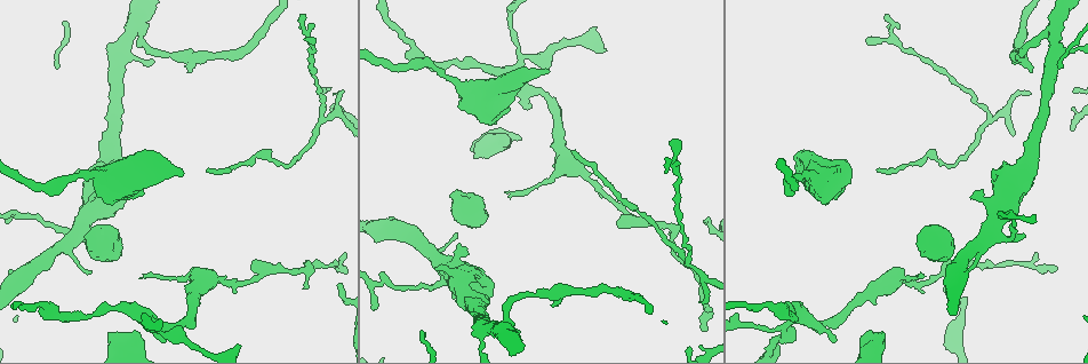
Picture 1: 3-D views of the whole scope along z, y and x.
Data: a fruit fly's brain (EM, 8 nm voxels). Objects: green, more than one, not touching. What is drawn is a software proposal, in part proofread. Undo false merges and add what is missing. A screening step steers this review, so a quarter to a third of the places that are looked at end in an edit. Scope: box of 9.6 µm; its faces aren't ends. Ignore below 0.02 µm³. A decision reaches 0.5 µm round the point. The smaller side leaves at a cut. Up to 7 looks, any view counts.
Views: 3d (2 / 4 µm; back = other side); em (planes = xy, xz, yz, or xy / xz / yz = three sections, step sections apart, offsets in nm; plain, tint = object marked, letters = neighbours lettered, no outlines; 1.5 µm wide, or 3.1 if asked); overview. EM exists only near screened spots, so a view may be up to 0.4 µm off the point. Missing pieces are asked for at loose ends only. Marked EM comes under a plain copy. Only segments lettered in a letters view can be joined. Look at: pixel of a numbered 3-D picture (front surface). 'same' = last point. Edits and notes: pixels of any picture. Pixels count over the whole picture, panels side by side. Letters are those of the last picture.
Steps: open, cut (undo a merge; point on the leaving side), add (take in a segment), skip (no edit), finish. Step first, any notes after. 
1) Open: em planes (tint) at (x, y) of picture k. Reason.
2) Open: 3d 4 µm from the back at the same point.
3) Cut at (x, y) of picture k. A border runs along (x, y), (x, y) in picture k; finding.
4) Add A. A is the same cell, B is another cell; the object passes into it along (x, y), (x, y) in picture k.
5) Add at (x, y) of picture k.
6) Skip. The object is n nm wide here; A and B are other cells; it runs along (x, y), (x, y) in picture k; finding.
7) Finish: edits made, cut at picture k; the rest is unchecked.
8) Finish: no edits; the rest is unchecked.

Open: 3d 4 µm at (657, 221) of picture 1. Sharp bend.

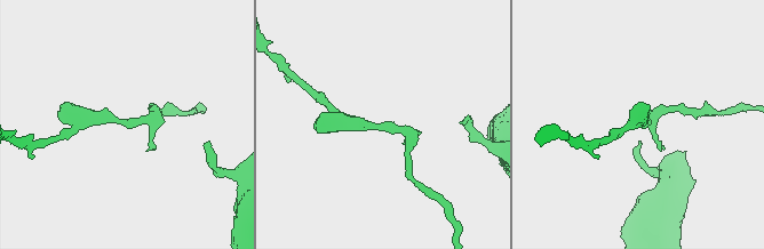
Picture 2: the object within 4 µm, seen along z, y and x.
Open: em planes (letters) at (375, 125) of picture 2.

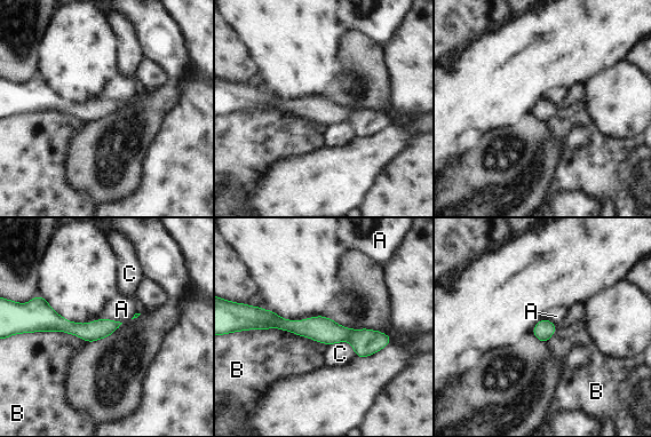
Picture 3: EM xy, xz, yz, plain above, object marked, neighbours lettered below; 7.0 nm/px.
Skip. The object is 140 nm wide here; A, B and C are other cells; it runs along (221, 317), (271, 319), (357, 335) in picture 3; one neuron here.

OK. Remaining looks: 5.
Open: em xz step 8 (letters) at (705, 330) of picture 1. Tapers out.

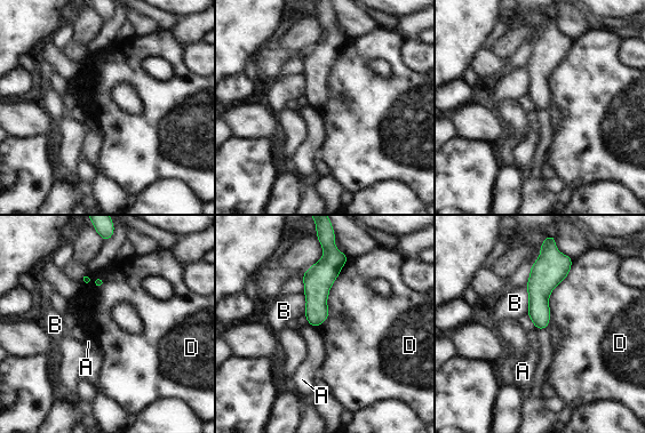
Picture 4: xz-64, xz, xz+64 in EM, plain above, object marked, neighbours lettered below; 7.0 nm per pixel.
Open: em planes (letters) at the same point. Cut it another way.

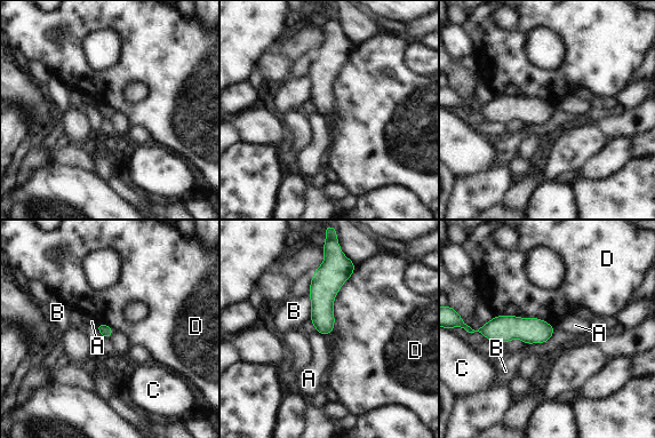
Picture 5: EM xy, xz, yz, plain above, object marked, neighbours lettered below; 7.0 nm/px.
Skip. A, B, C and D are other cells; it runs along (482, 329), (551, 329) in picture 5; no lettered segment goes on from it.

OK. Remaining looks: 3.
Open: em xy step 4 (tint) at (298, 17) of picture 1. Tapers out.

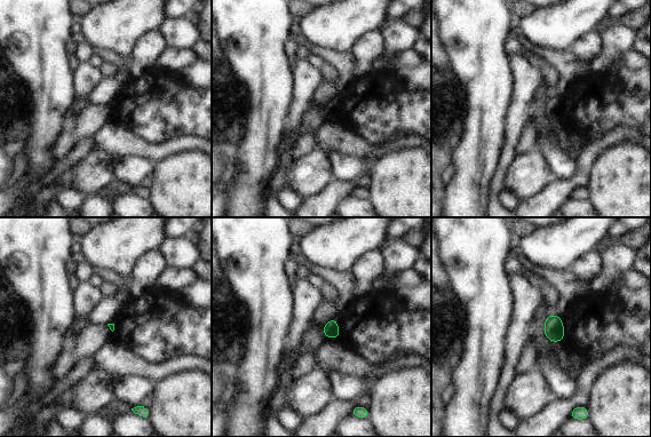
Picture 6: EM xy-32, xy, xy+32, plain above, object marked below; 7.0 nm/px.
Open: em yz step 8 (letters) at the same point.

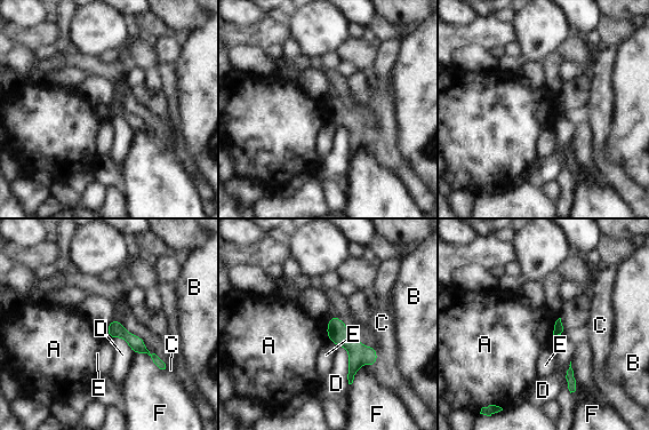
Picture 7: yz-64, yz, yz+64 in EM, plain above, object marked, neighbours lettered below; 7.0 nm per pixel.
Skip. The longest contact is with D, 280 nm; A, B, C, D, E and F are other cells; no lettered segment goes on from it.

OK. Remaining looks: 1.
Finish: no edits; the rest is unchecked.

